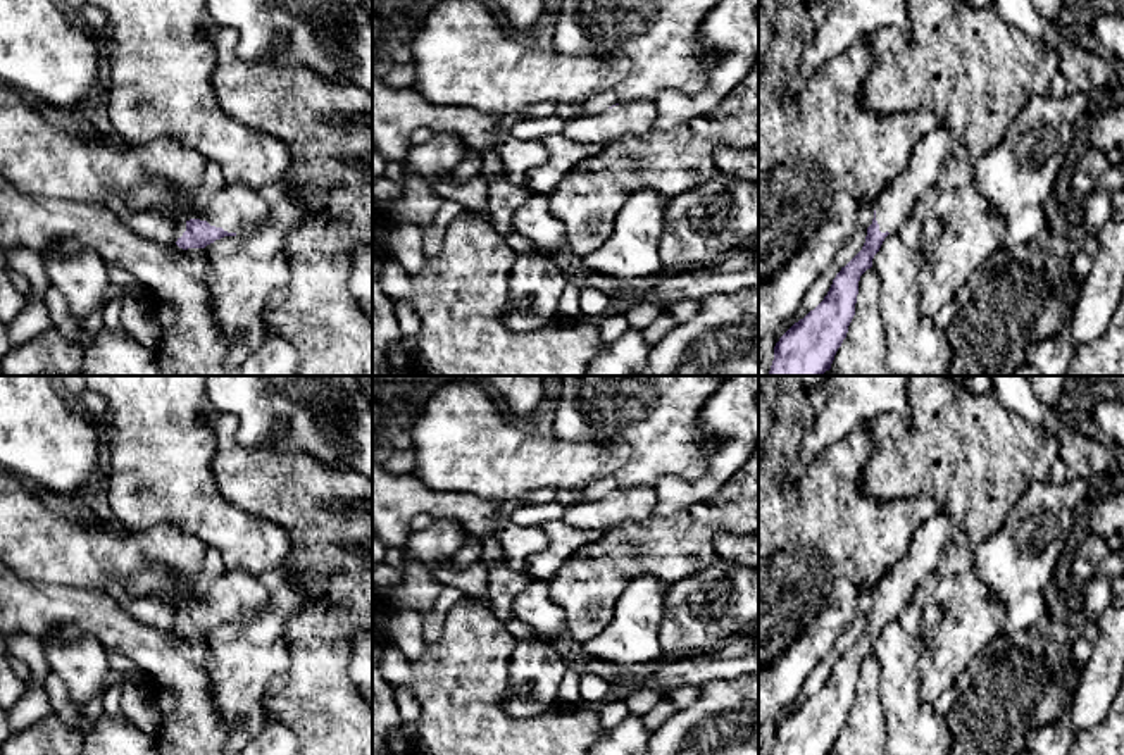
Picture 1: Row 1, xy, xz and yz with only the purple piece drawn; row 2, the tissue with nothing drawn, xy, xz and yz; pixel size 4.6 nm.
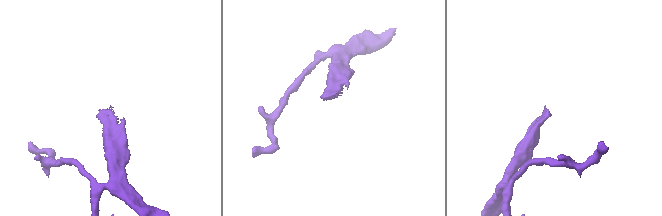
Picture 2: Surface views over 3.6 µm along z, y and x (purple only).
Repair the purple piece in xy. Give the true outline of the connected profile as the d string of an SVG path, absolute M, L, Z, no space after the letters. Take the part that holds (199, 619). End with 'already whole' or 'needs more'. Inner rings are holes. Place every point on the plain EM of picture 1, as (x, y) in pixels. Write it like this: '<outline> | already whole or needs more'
M243 569L226 571L205 593L181 586L190 607L178 614L176 631L183 636L205 634L224 622L262 615L271 605L271 583Z | needs more

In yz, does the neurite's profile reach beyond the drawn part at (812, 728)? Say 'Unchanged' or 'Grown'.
Grown

